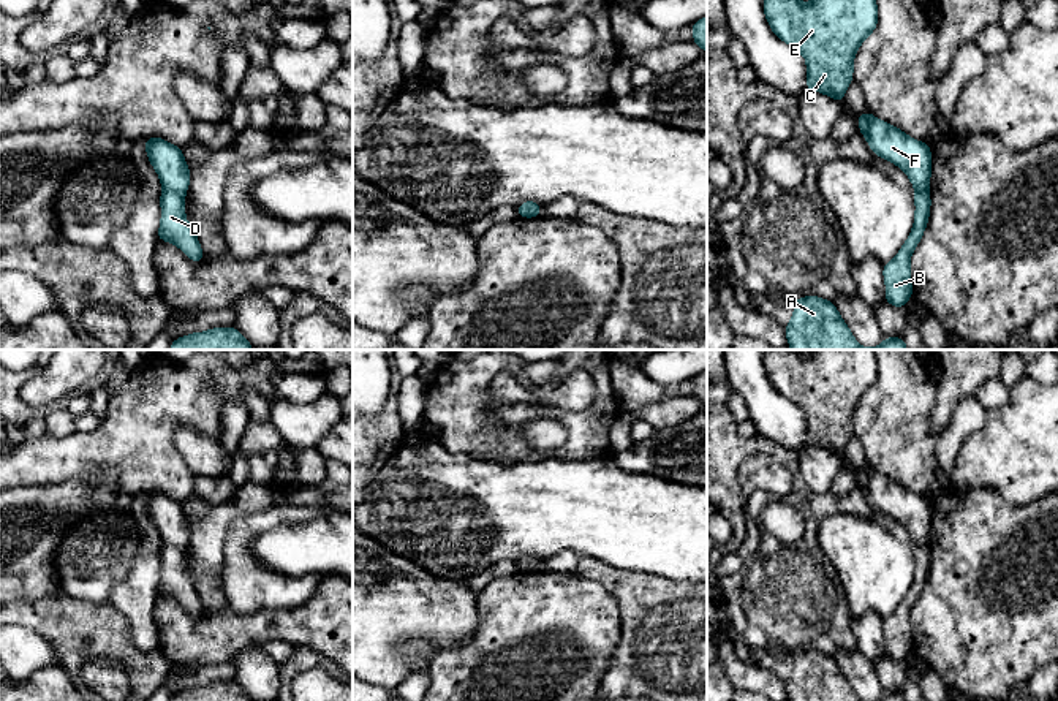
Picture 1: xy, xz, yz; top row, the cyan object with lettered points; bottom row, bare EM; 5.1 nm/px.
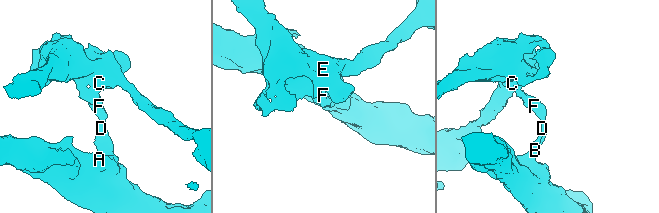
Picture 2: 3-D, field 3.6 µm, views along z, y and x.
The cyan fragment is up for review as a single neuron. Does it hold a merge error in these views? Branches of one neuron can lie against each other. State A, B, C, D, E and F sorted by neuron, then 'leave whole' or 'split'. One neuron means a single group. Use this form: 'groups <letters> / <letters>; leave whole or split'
groups A B D / C E F; split

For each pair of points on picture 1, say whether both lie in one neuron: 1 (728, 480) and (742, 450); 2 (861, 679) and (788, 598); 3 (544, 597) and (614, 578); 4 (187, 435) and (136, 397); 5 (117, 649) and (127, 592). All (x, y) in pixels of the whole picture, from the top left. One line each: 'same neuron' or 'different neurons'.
1: same neuron
2: different neurons
3: different neurons
4: different neurons
5: different neurons

